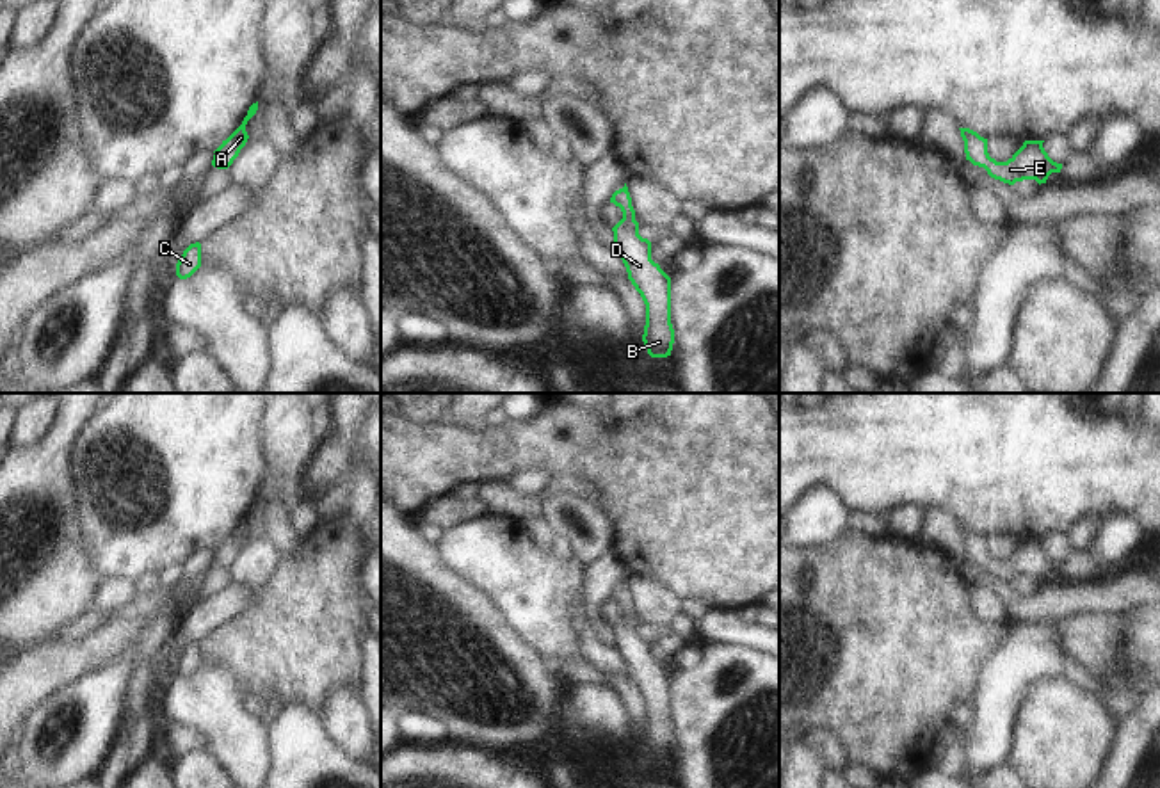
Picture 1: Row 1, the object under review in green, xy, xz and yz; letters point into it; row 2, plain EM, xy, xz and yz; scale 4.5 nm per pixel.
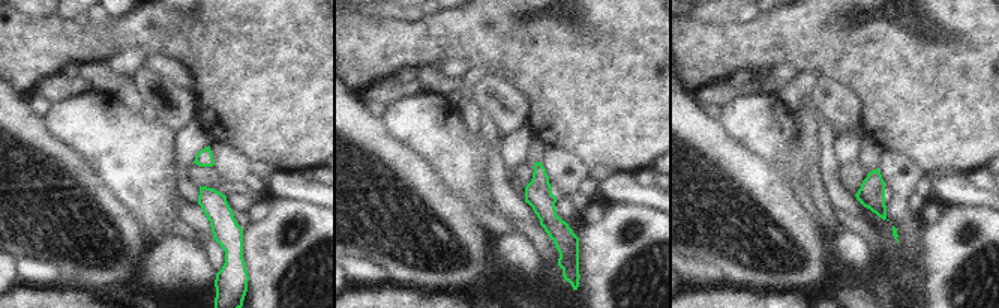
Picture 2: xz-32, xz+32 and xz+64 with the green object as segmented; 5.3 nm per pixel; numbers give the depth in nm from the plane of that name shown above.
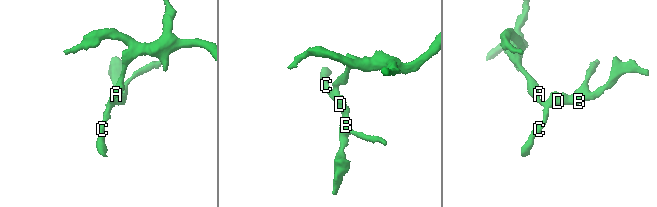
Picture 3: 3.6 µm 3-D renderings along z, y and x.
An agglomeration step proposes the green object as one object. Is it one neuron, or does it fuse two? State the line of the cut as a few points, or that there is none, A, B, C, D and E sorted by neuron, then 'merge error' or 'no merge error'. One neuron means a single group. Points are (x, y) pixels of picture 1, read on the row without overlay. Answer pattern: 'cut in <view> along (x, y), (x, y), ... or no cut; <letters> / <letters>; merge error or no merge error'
no cut; A B C D E; no merge error

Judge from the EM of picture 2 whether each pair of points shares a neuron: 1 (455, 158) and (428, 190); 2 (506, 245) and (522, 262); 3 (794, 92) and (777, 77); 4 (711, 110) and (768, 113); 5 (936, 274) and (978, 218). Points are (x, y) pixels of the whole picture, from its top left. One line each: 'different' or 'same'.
1: different
2: same
3: different
4: different
5: same

